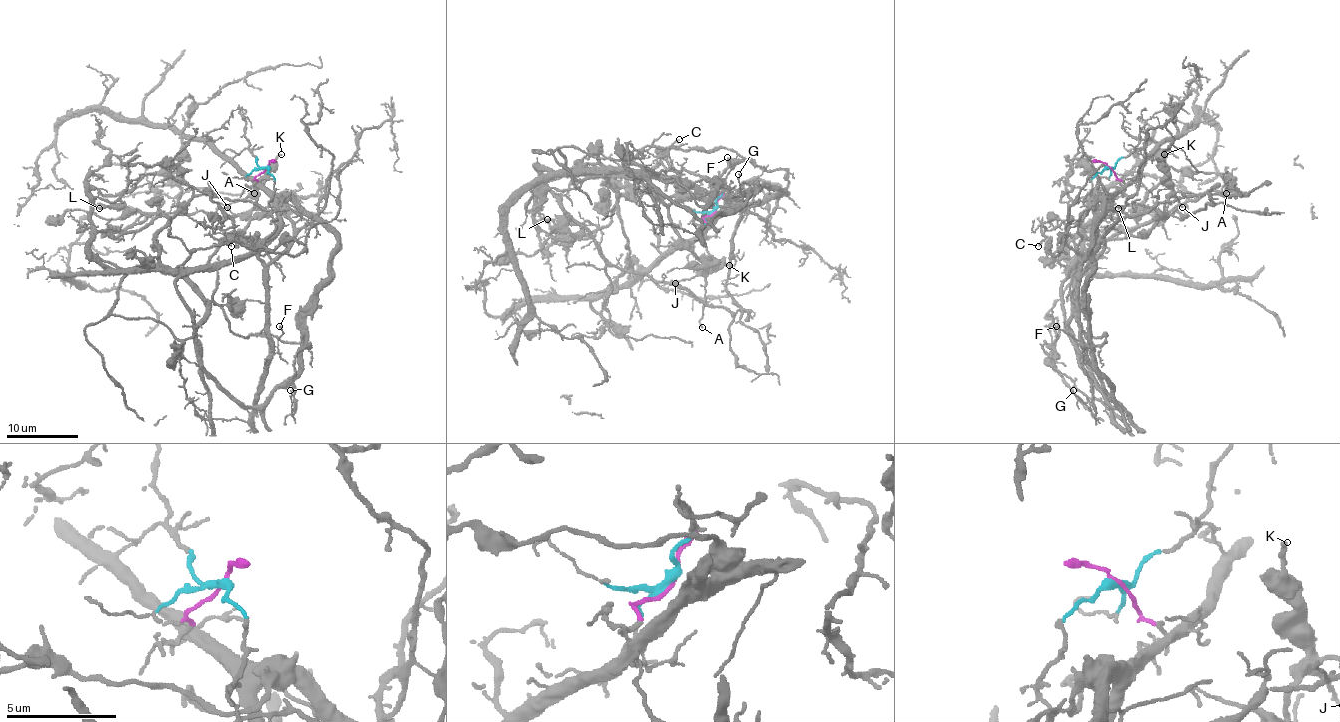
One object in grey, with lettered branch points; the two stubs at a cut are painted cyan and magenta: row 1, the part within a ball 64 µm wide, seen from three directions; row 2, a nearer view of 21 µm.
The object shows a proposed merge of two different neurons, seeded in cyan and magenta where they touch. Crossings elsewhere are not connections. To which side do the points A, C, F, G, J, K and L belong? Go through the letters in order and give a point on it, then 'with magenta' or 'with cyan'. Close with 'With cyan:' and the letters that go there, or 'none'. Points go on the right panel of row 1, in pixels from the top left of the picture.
A: at (1226, 193); with magenta
C: at (1038, 246); with cyan
F: at (1056, 326); with cyan
G: at (1073, 390); with magenta
J: at (1182, 207); with magenta
K: at (1164, 154); with magenta
L: at (1118, 208); with magenta
With cyan: C, F

